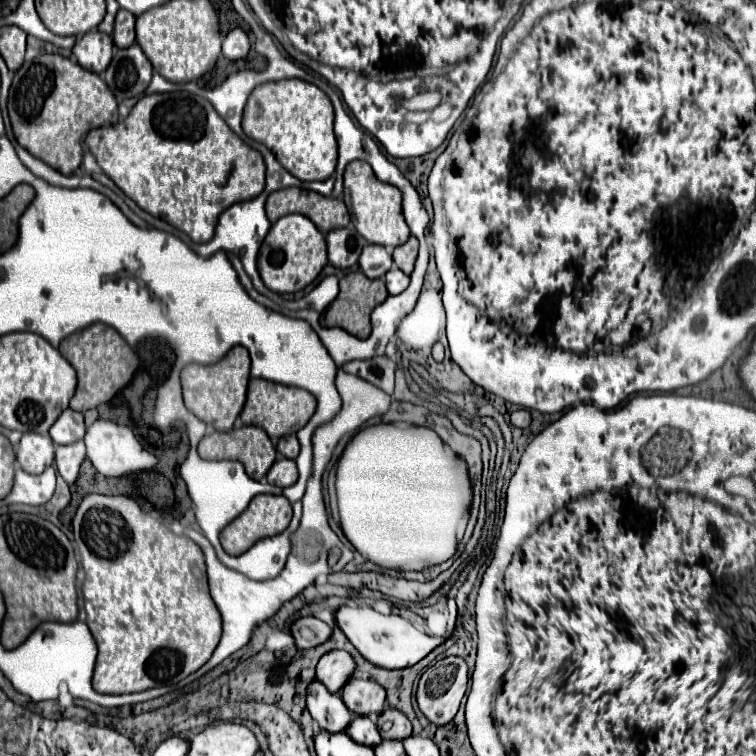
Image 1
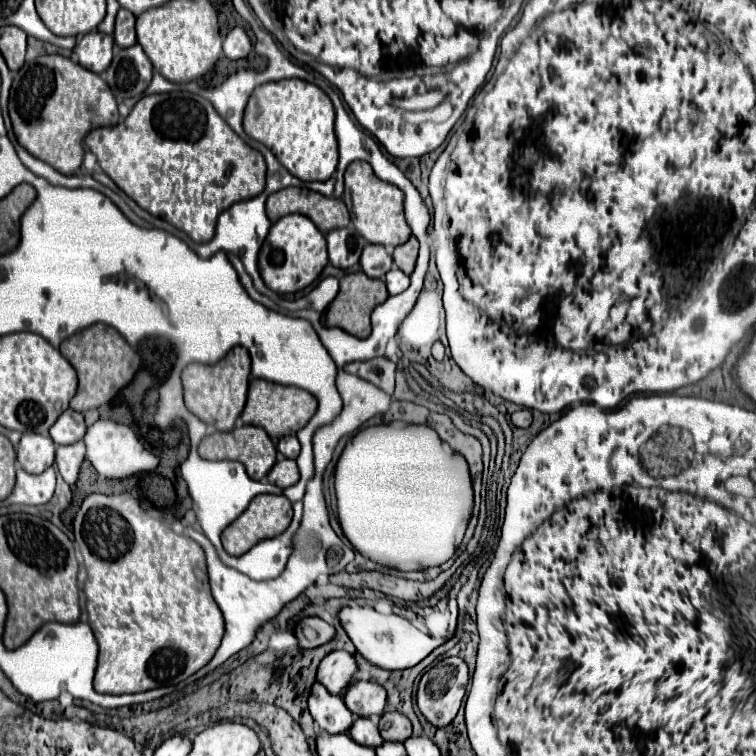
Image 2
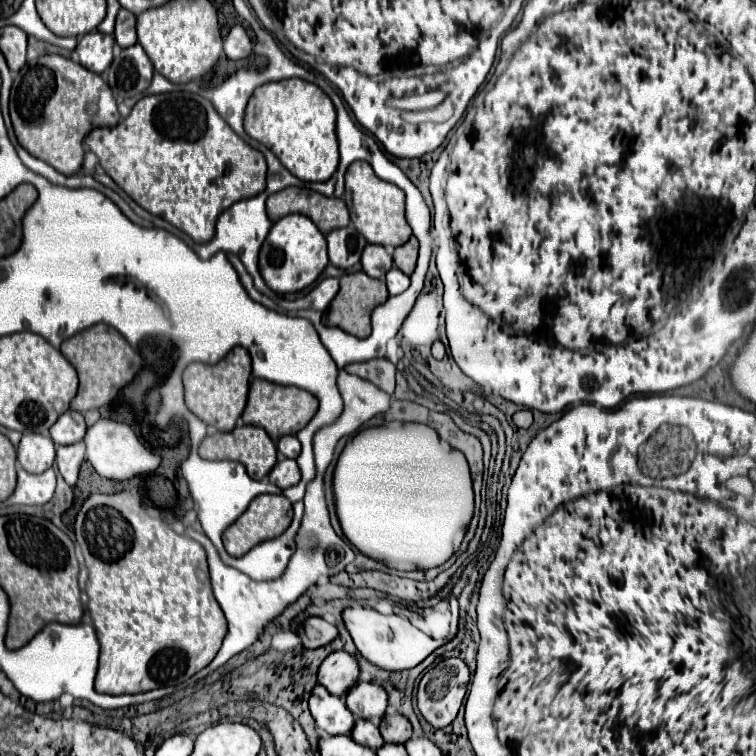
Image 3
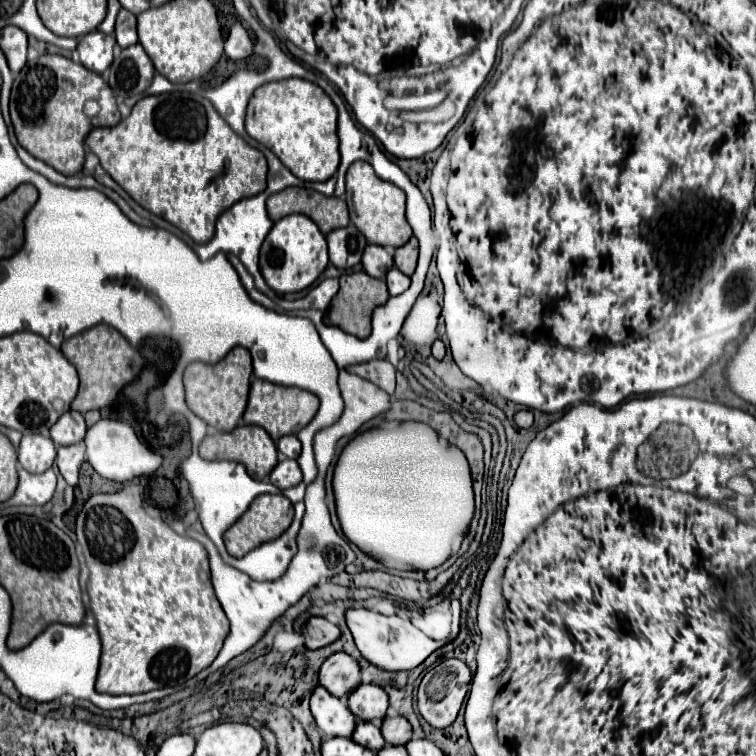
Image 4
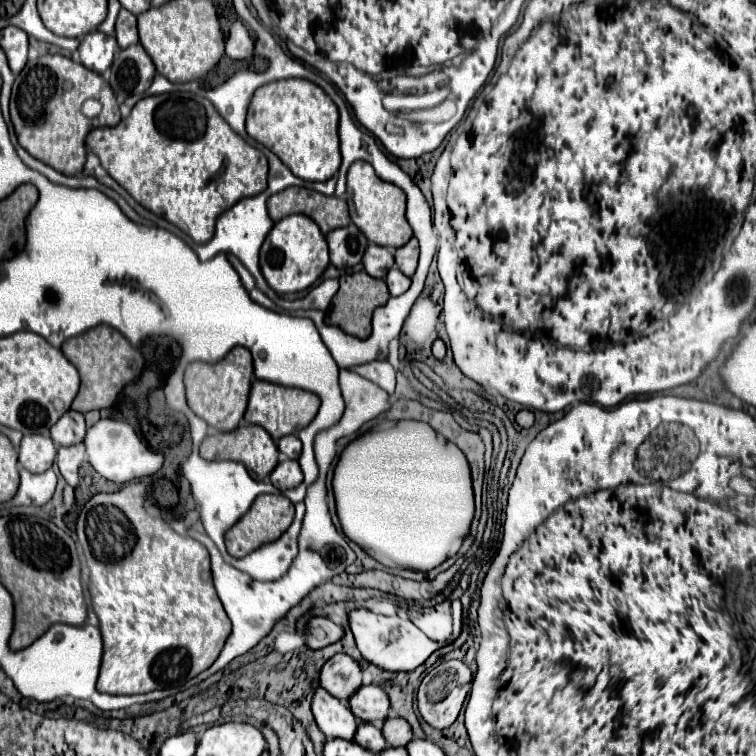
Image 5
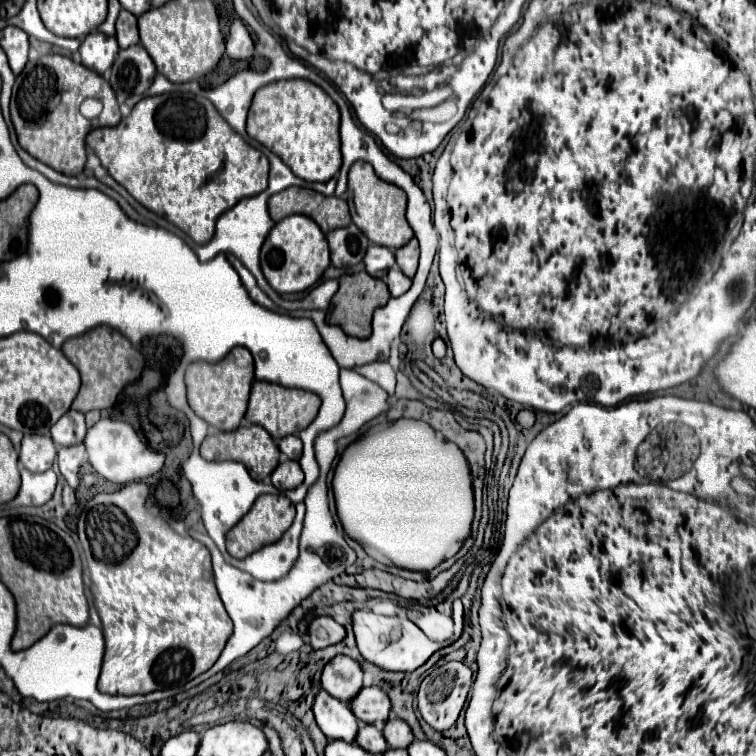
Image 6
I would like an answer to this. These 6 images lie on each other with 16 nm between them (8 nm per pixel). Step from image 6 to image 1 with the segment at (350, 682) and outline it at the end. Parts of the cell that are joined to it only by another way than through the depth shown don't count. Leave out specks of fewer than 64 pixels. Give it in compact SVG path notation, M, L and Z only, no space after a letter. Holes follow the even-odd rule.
M330 650L316 664L316 678L330 692L338 692L352 674L354 674L354 660L346 650Z

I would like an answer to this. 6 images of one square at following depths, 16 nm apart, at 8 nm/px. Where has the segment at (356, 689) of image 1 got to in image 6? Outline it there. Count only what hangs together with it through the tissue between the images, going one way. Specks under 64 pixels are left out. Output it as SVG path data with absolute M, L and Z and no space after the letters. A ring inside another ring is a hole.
M364 686L352 700L350 700L350 710L354 716L366 724L384 724L388 720L390 712L390 700L382 688L376 686Z

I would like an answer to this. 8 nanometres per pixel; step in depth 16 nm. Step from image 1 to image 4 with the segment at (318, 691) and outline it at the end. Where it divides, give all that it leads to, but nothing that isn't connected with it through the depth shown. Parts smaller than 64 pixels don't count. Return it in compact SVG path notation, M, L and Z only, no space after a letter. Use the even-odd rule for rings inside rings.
M316 686L310 698L310 712L316 720L316 726L326 736L352 736L356 718L348 712L348 706L342 698L332 696L324 686Z

